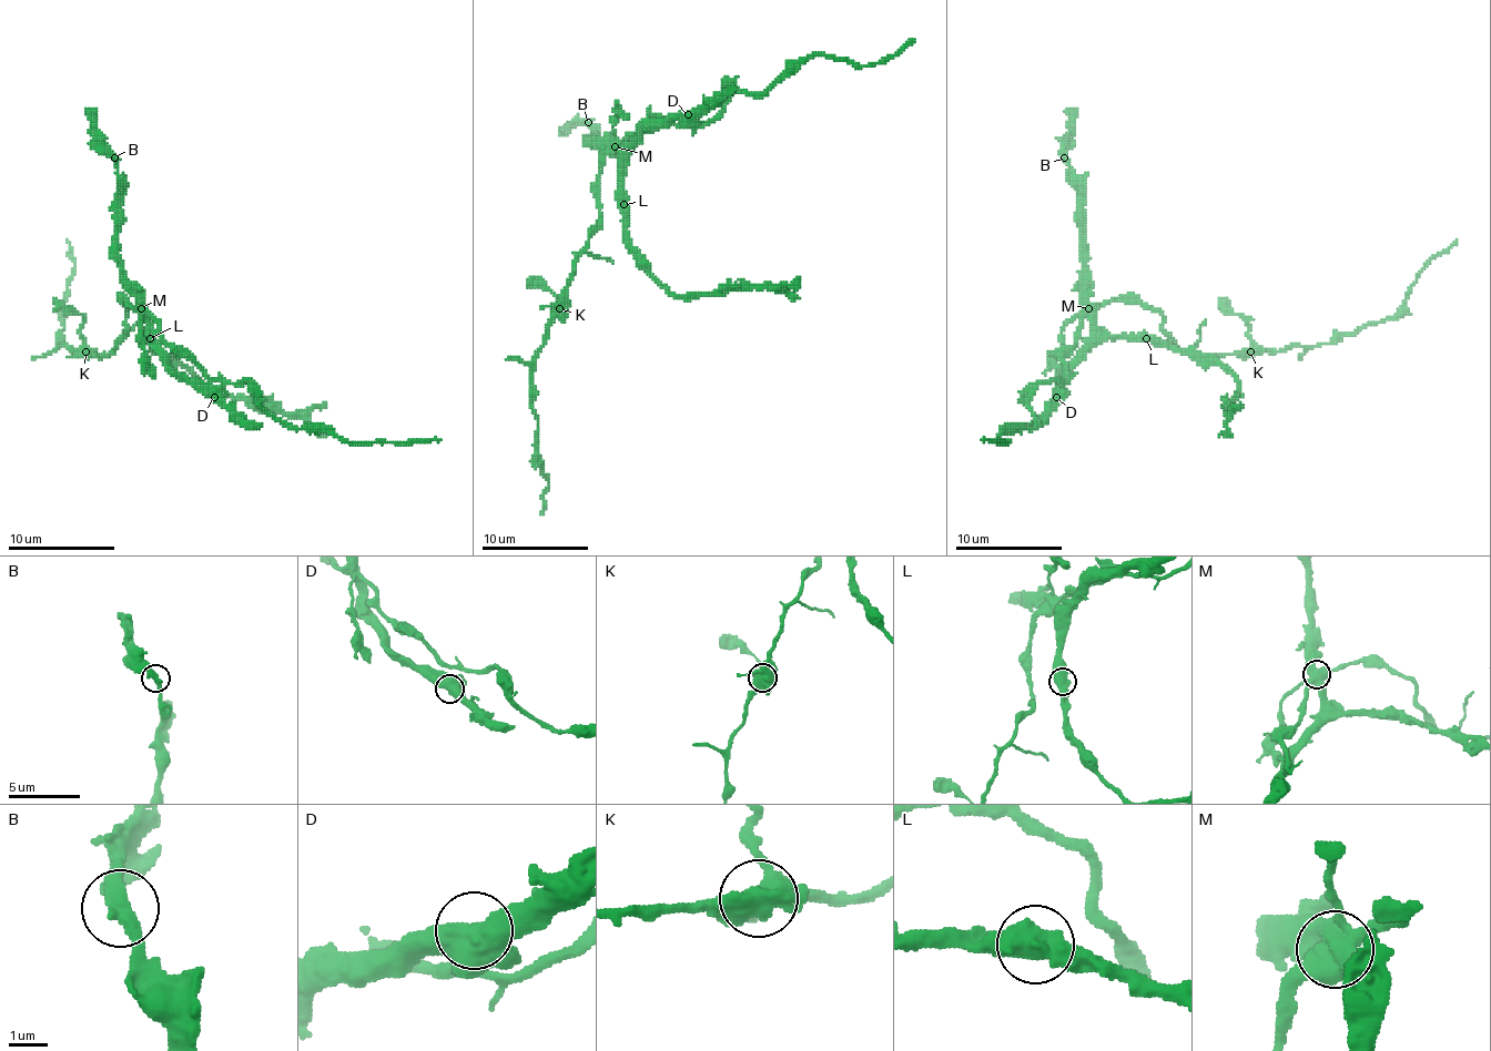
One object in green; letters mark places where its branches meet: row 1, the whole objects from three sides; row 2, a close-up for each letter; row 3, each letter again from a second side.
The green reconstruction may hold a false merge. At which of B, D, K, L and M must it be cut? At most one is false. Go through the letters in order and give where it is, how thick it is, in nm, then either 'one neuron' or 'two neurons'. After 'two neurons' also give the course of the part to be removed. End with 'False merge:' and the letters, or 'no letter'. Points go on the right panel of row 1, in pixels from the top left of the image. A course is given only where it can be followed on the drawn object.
B: place (1064, 157); calibre 400 nm; one neuron
D: place (1056, 397); calibre 600 nm; one neuron
K: place (1250, 351); calibre 550 nm; one neuron
L: place (1146, 338); calibre 700 nm; one neuron
M: place (1088, 308); calibre 600 nm; two neurons; course (1088, 308), (1142, 300), (1184, 351), (1197, 354), (1320, 346), (1390, 319), (1424, 266), (1457, 240)
False merge: M

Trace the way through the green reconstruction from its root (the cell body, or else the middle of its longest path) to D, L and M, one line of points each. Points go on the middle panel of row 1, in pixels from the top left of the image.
D: (599, 173), (599, 162), (607, 154), (620, 151), (647, 128), (660, 128), (688, 114)
L: (599, 173), (599, 162), (607, 154), (620, 154), (624, 204)
M: (599, 173), (599, 162), (616, 146)

